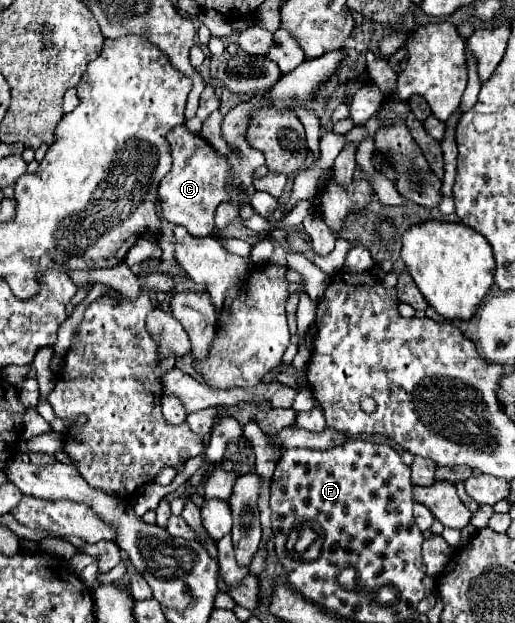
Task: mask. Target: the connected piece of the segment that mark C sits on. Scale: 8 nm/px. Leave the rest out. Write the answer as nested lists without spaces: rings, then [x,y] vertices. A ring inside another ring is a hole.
[[[185,125],[171,129],[169,145],[173,153],[173,167],[159,185],[159,203],[163,217],[175,225],[187,227],[193,237],[205,237],[213,231],[213,215],[219,203],[229,201],[225,197],[227,177],[231,177],[231,163],[219,155],[201,135],[191,133]]]

